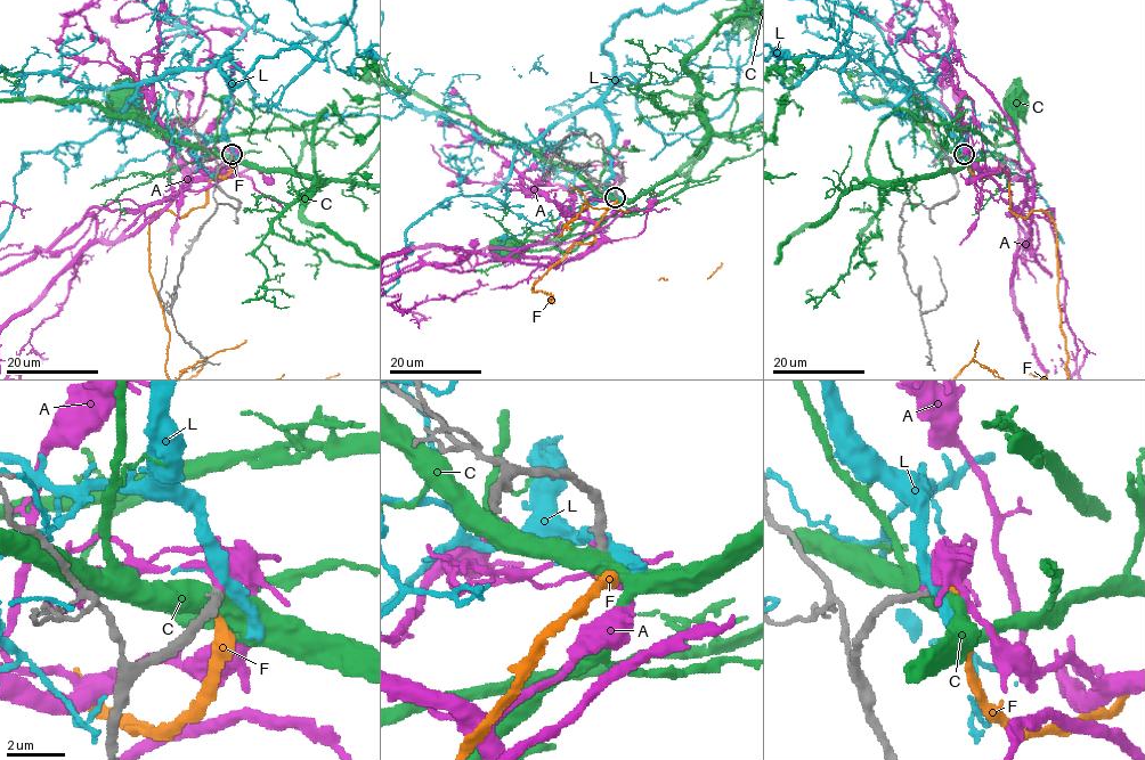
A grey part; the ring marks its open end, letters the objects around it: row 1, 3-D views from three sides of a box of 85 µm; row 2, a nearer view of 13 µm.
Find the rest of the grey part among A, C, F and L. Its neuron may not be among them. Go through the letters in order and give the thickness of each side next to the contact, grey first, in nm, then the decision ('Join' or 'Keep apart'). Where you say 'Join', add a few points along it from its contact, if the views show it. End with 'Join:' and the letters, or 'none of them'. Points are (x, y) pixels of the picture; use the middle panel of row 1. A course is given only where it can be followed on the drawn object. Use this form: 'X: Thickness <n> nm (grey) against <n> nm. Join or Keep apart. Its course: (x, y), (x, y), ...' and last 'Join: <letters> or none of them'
A: Thickness 380 nm (grey) against 200 nm. Keep apart
C: Thickness 320 nm (grey) against 550 nm. Keep apart
F: Thickness 320 nm (grey) against 300 nm. Join
L: Thickness 320 nm (grey) against 360 nm. Keep apart
Join: F

